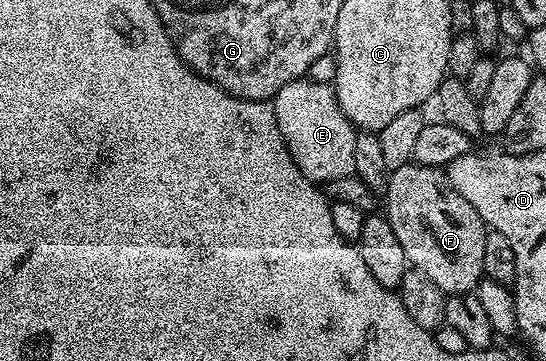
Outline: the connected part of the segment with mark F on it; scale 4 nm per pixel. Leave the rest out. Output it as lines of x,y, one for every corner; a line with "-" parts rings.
411,161
395,168
383,191
383,214
389,219
399,244
403,244
403,256
412,269
423,272
447,296
476,291
485,273
483,240
487,227
479,212
455,192
438,167
419,166

